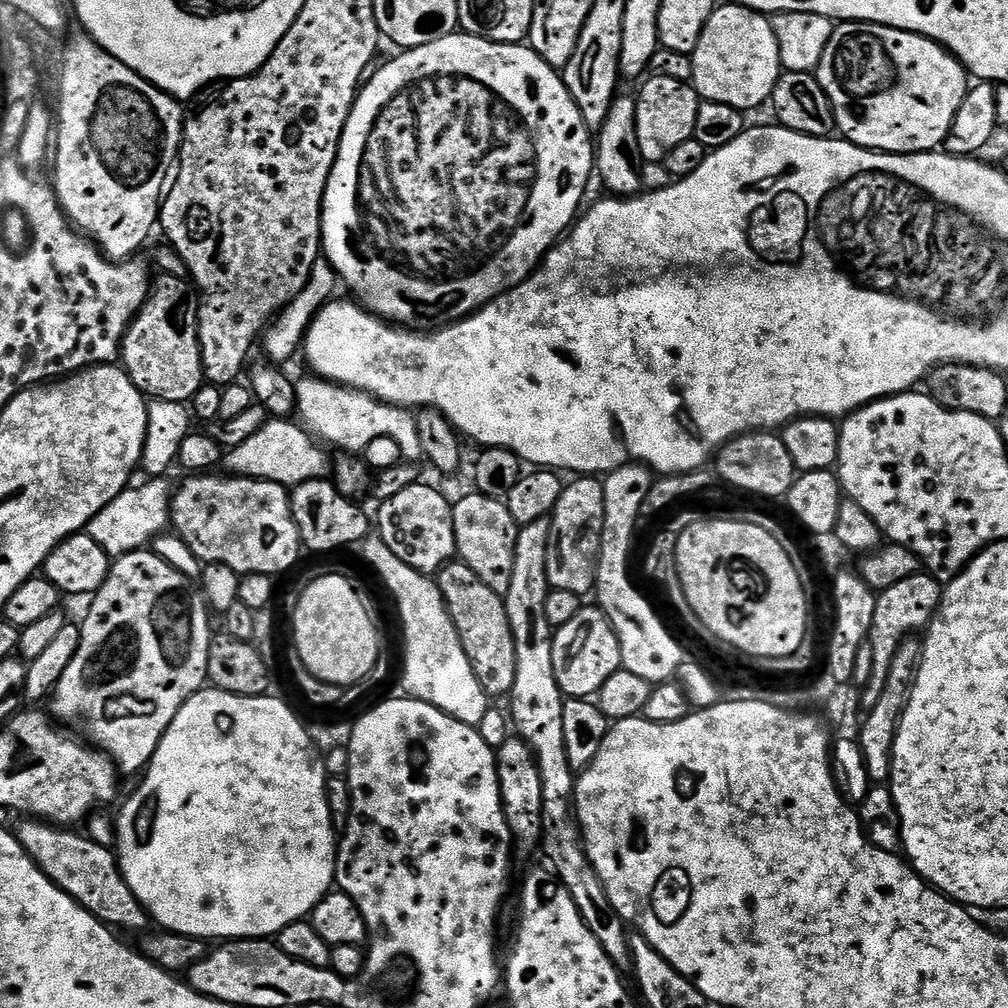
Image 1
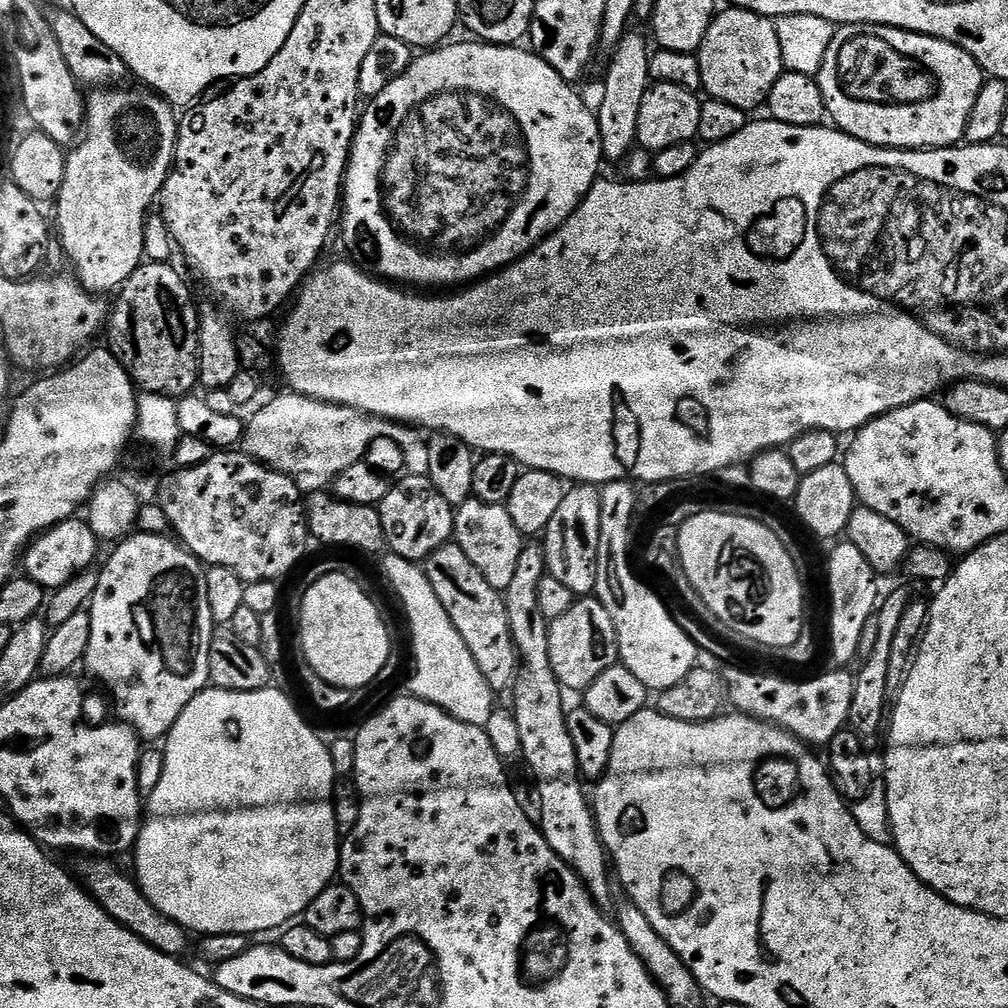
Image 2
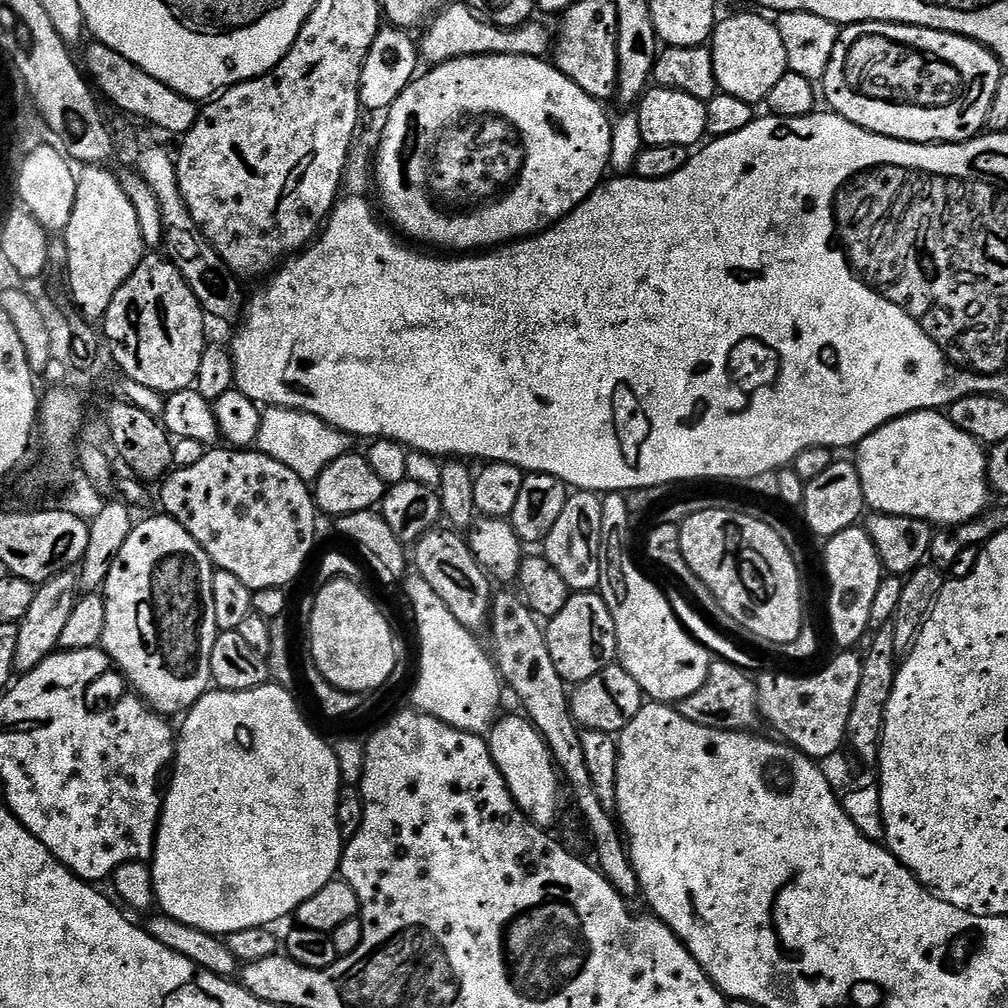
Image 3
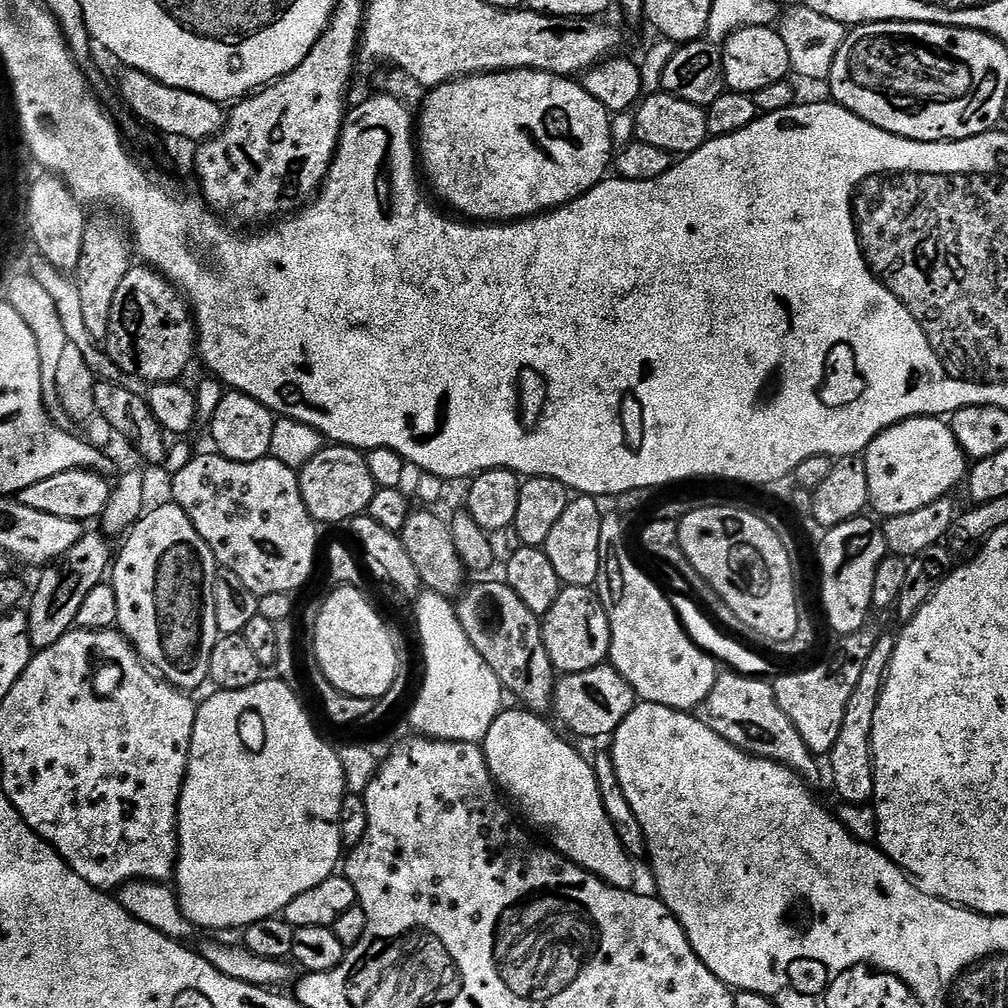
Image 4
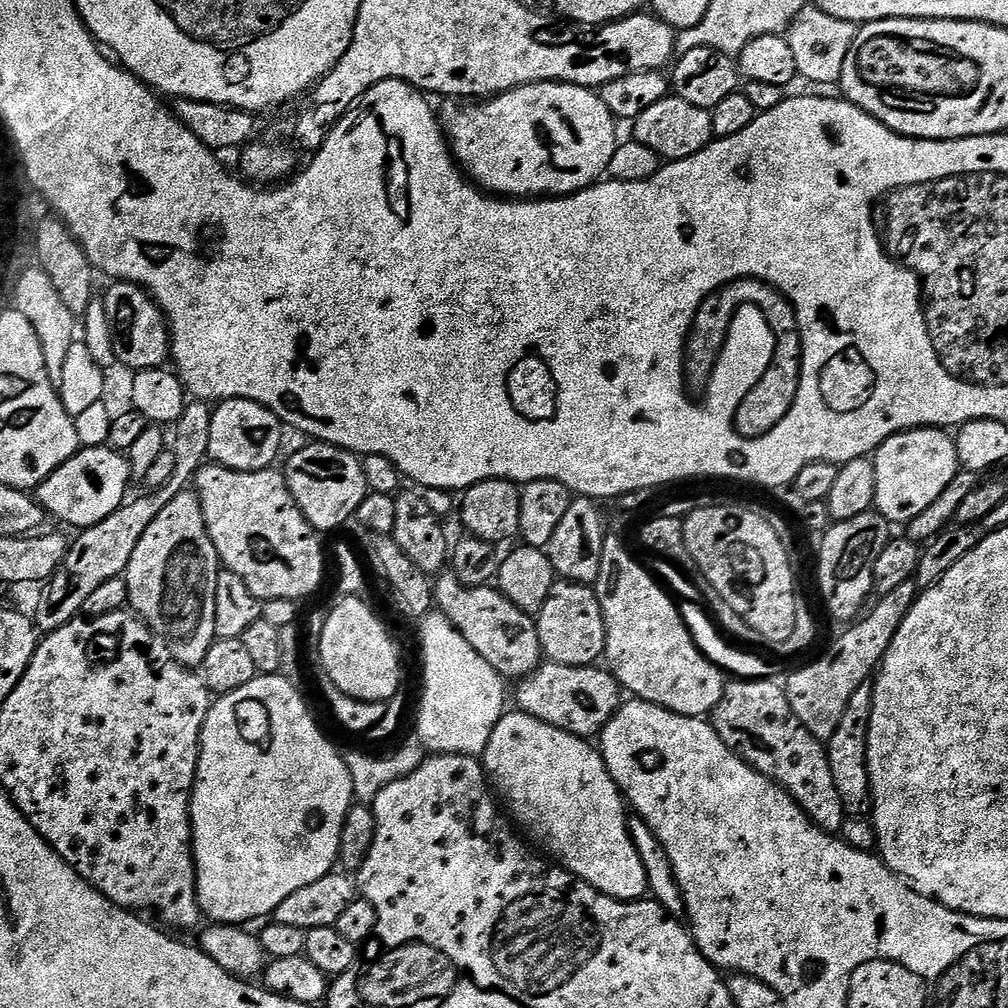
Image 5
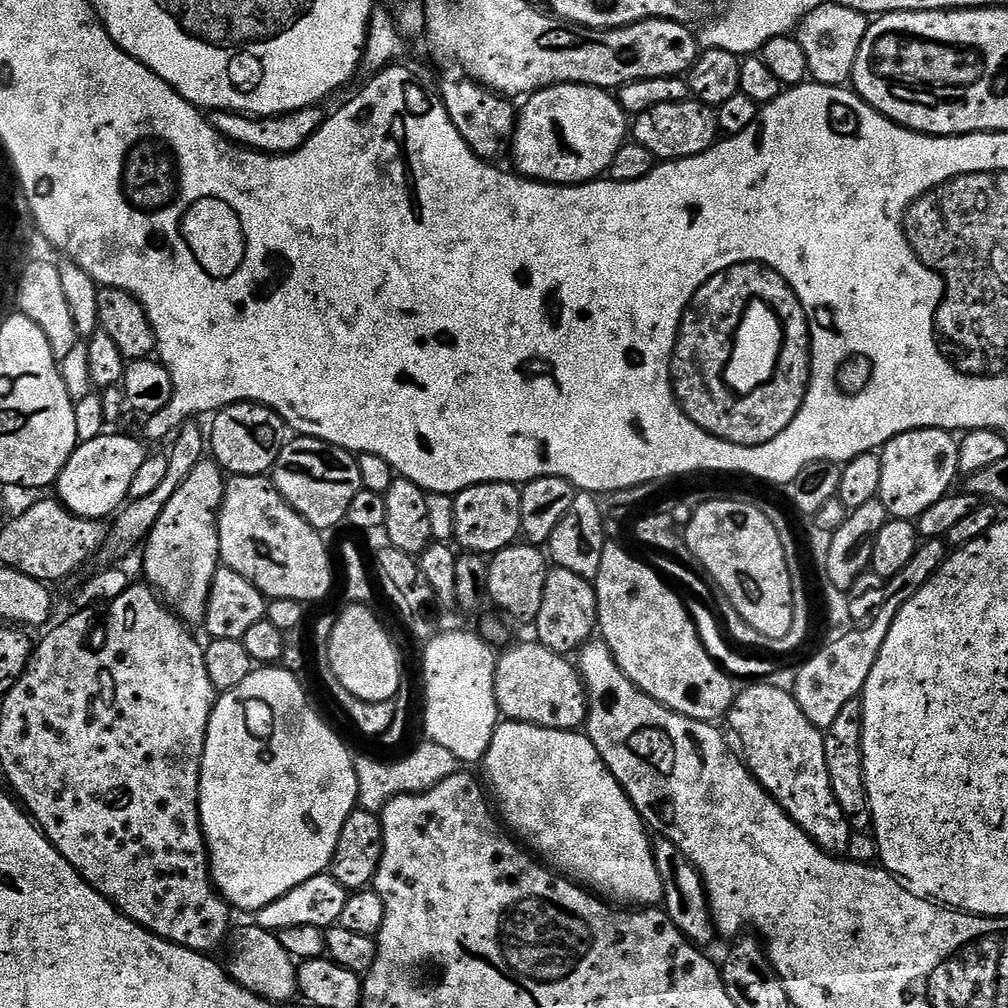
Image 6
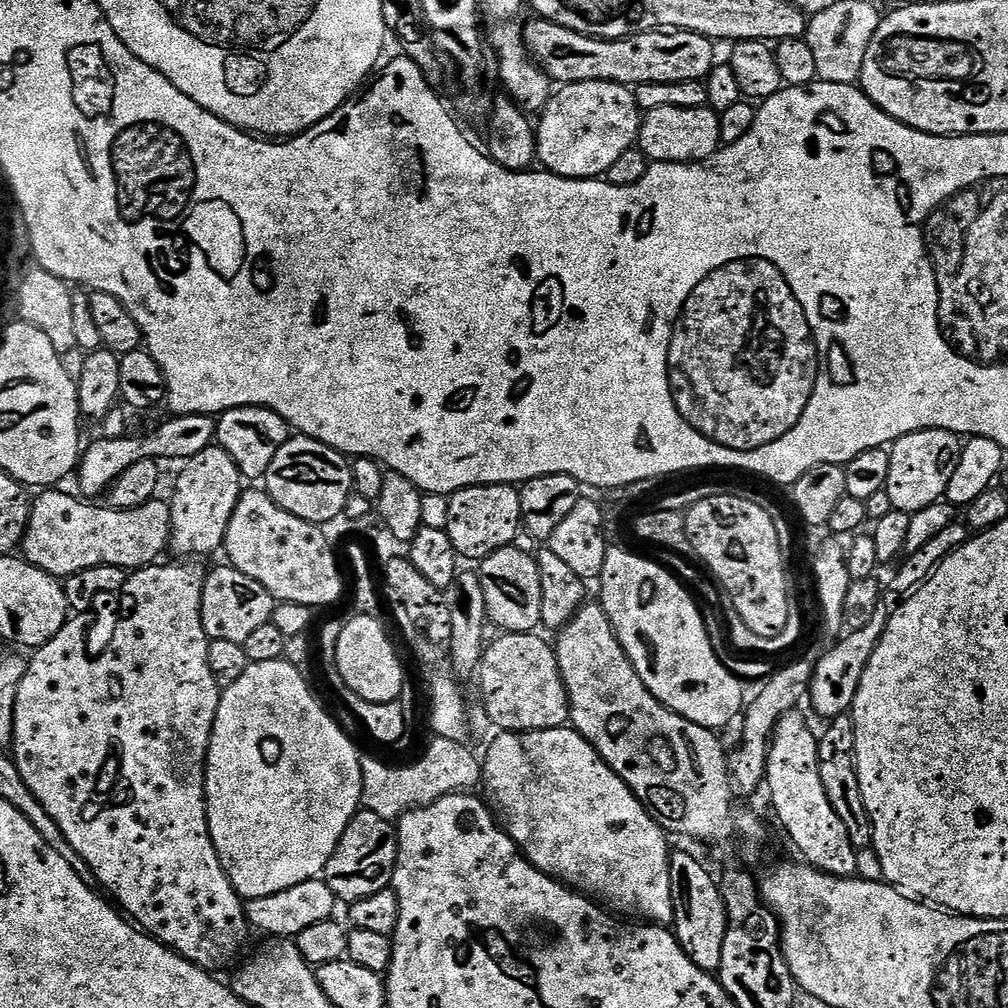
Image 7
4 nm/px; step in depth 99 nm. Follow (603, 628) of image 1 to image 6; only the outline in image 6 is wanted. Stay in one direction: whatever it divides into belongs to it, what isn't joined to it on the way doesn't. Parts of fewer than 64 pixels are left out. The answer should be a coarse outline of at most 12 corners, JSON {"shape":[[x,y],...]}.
{"shape":[[553,567],[535,639],[579,653],[598,628],[593,581]]}

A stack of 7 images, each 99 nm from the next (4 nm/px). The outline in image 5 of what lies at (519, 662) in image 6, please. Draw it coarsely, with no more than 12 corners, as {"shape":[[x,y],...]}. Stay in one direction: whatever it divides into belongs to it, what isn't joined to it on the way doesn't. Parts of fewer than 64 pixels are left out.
{"shape":[[541,663],[515,707],[599,737],[622,703],[601,668]]}

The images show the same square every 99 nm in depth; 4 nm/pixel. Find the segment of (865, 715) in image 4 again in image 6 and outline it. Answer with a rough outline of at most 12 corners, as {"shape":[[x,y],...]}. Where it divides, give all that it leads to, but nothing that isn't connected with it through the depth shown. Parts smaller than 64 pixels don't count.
{"shape":[[864,705],[824,732],[830,786],[849,826],[868,832]]}

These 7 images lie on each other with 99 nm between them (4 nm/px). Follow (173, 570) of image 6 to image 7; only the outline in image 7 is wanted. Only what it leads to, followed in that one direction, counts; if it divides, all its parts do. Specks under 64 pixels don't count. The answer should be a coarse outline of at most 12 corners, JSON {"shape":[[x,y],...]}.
{"shape":[[219,446],[194,454],[170,499],[171,551],[224,547],[245,491]]}

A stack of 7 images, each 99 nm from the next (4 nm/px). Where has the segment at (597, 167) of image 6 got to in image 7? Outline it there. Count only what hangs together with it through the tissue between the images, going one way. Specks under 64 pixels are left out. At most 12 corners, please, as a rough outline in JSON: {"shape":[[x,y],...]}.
{"shape":[[629,85],[557,87],[535,125],[543,171],[603,177],[637,143]]}

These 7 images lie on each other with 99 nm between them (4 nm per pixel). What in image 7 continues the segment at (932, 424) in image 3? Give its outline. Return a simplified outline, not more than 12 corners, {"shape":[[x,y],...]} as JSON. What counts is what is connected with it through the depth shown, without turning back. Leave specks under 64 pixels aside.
{"shape":[[941,428],[891,445],[893,509],[943,501],[961,437]]}

